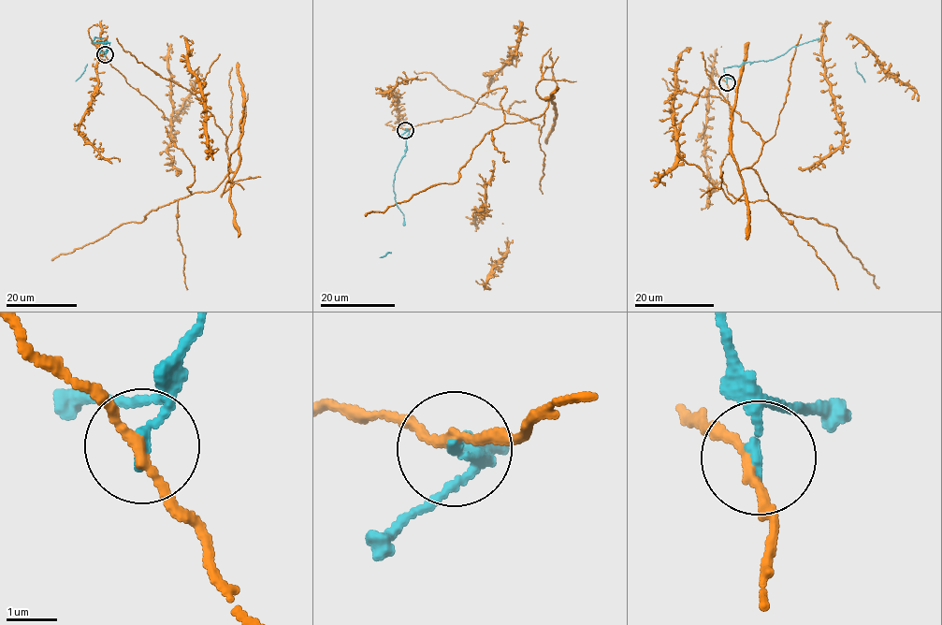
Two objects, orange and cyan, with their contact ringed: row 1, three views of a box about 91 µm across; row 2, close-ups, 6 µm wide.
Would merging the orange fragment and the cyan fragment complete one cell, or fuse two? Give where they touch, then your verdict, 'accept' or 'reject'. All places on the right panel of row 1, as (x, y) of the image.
(727, 82) | reject

